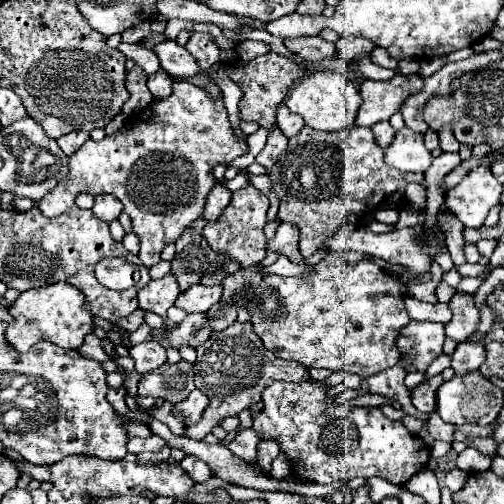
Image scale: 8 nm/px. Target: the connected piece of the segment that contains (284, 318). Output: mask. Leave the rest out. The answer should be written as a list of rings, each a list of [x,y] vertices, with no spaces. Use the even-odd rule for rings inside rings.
[[[331,250],[325,260],[314,265],[311,276],[307,278],[283,278],[269,274],[255,290],[247,310],[251,312],[251,324],[255,332],[261,336],[265,348],[275,356],[297,360],[307,368],[331,368],[333,372],[345,370],[371,376],[395,366],[401,360],[401,354],[395,348],[395,338],[399,328],[409,322],[401,296],[403,290],[405,286],[381,270],[369,256],[359,252]]]

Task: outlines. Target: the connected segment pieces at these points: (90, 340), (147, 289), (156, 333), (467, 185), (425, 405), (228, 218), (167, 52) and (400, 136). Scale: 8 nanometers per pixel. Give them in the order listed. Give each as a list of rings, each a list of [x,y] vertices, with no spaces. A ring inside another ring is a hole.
[[[89,334],[77,352],[79,352],[81,356],[91,358],[91,360],[97,360],[97,362],[105,362],[105,360],[109,360],[107,352],[103,350],[101,338],[97,338],[95,334]]]
[[[167,274],[163,278],[151,280],[147,286],[143,286],[137,294],[137,300],[143,310],[165,316],[165,312],[173,306],[177,296],[179,296],[177,280],[173,274]]]
[[[189,314],[187,320],[183,320],[173,332],[169,330],[153,330],[153,338],[163,344],[165,348],[173,346],[179,348],[181,344],[189,344],[193,348],[197,348],[199,344],[203,344],[211,334],[211,328],[205,320],[205,314]],[[163,336],[167,336],[167,340],[163,342]]]
[[[475,168],[445,196],[445,206],[467,228],[483,226],[489,210],[501,202],[501,184],[489,168]]]
[[[441,374],[421,382],[413,394],[411,394],[411,400],[413,400],[413,406],[423,412],[423,414],[433,414],[435,412],[435,400],[437,400],[437,388],[445,382],[445,378]]]
[[[249,184],[249,186],[233,192],[231,204],[225,208],[223,216],[219,216],[219,220],[215,220],[215,222],[209,222],[201,234],[213,246],[213,250],[225,252],[233,260],[239,260],[241,266],[257,264],[265,258],[267,240],[265,240],[263,228],[267,224],[267,210],[269,210],[267,196]]]
[[[167,40],[155,48],[155,54],[161,60],[161,68],[179,78],[191,78],[201,72],[197,60],[187,52],[185,46],[179,46],[175,40]]]
[[[409,128],[395,132],[393,144],[383,152],[385,162],[401,172],[425,172],[433,162],[431,152],[423,144],[423,134],[411,132]]]

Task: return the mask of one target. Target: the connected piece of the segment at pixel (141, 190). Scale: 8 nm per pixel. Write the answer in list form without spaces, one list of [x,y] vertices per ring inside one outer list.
[[[175,82],[173,94],[163,100],[153,100],[145,110],[127,118],[125,126],[113,134],[105,136],[103,140],[87,140],[73,156],[71,156],[71,170],[65,180],[61,180],[39,204],[37,208],[49,216],[57,218],[67,208],[73,208],[77,194],[111,194],[123,202],[123,210],[133,220],[133,232],[139,236],[141,250],[139,260],[149,268],[161,260],[161,250],[165,244],[175,242],[183,230],[203,214],[207,196],[215,186],[213,168],[217,164],[229,164],[231,160],[243,156],[249,150],[247,140],[239,138],[231,122],[227,118],[227,110],[223,104],[223,96],[211,98],[211,94],[191,82]]]

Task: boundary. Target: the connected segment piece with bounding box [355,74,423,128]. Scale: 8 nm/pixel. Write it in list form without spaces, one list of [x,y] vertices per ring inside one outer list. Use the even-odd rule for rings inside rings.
[[[395,74],[387,82],[365,80],[361,84],[363,104],[359,106],[355,126],[371,128],[379,120],[389,120],[401,106],[401,102],[423,88],[423,78],[419,74]]]

